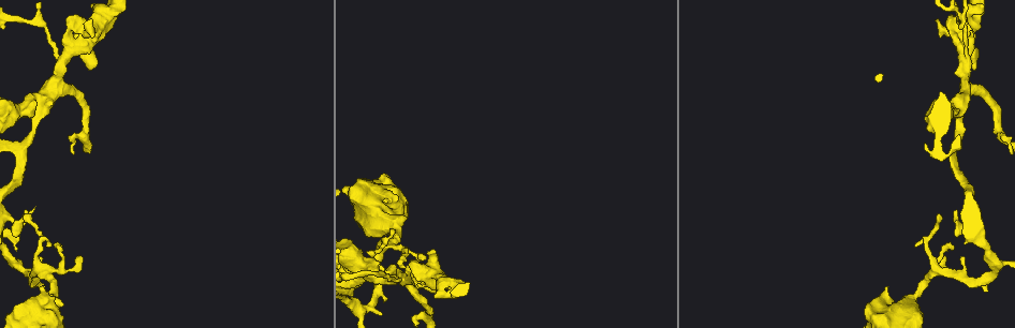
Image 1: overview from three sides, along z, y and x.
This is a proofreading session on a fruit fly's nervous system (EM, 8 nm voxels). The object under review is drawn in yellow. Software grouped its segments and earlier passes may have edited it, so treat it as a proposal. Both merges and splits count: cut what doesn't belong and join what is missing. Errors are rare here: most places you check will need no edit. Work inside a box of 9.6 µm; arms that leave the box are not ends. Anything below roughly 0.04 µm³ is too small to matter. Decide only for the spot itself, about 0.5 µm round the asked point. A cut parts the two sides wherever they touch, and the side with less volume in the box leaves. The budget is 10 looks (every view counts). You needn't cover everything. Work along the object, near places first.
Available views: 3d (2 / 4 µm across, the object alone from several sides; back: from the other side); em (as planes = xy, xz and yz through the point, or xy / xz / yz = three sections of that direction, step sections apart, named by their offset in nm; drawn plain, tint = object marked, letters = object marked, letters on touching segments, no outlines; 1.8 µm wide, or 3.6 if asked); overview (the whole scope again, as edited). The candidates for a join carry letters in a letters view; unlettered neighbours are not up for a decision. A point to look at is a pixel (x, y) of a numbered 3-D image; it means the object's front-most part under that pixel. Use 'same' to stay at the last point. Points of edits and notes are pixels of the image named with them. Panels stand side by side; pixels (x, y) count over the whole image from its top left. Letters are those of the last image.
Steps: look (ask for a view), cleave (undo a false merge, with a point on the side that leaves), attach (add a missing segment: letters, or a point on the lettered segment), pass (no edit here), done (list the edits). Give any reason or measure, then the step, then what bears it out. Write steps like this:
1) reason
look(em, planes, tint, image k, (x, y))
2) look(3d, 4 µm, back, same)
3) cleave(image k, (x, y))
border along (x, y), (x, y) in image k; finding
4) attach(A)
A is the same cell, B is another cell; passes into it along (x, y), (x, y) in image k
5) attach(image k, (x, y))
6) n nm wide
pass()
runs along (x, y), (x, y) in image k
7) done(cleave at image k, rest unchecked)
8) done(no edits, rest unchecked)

calibre changes
look(3d, 4 µm, image 1, (965, 62))

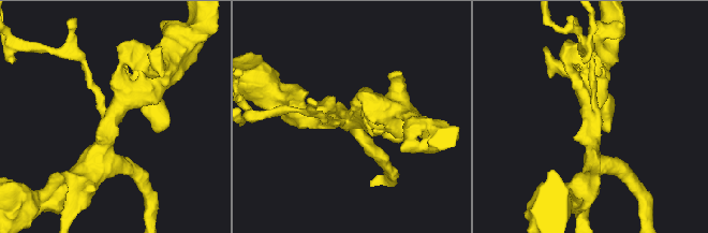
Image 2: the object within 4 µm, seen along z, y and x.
look(em, yz, step 4, letters, image 2, (350, 119))

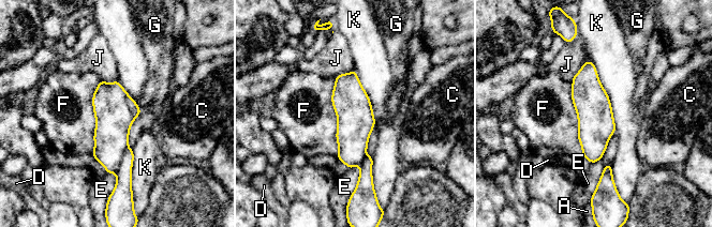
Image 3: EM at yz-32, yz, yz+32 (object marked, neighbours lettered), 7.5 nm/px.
look(em, planes, letters, same)

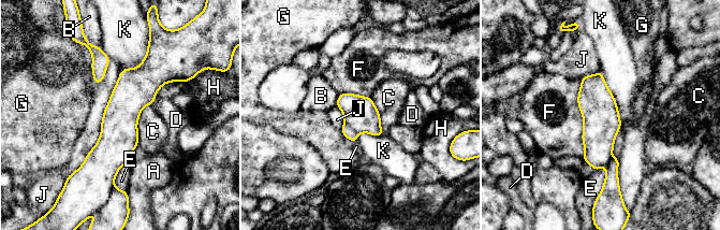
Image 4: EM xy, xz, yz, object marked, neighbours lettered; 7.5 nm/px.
3 arms
cleave(image 4, (360, 113))
A, B, C, D, E, F, G, H, J and K are other cells; two neurons meet here

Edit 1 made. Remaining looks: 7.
redraw
look(overview)

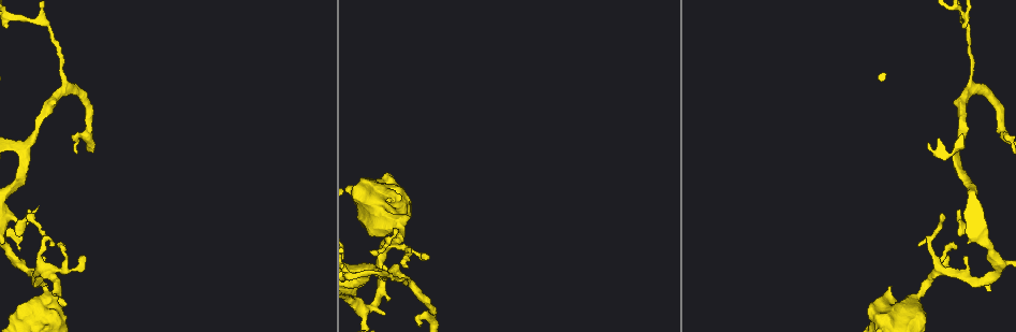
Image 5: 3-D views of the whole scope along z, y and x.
an open end
look(em, xy, step 16, tint, image 5, (426, 260))

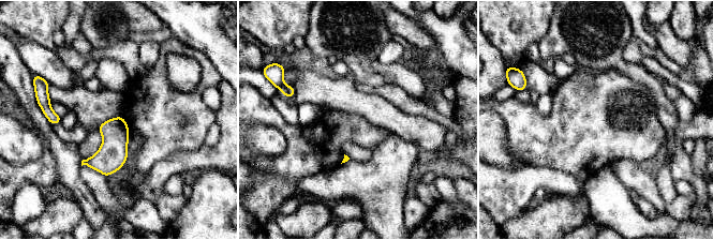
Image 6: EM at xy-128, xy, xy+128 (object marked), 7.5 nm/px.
look(em, planes, tint, same)

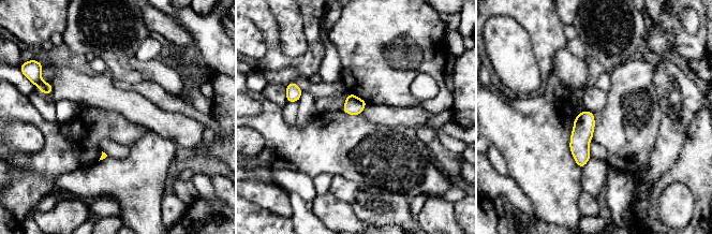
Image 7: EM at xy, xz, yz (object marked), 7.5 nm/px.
see the neighbours
look(em, planes, letters, same)

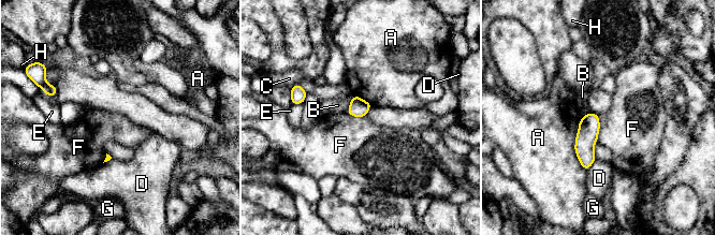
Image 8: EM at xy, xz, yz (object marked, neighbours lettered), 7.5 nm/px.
140 nm wide; A touches over 380 nm
pass()
A, B, C, D, E, F, G and H are other cells; none of them fits

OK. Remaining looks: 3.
free end
look(3d, 4 µm, image 5, (388, 201))

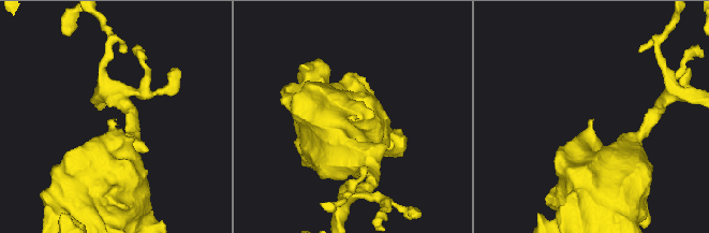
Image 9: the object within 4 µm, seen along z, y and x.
shape alone is not enough
look(em, xy, step 16, letters, image 9, (354, 120))

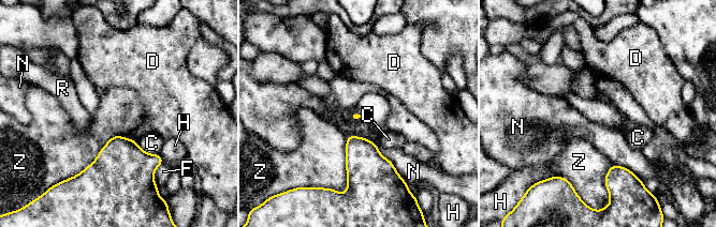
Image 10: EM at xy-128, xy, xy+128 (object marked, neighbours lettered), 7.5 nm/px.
another direction
look(em, planes, letters, same)

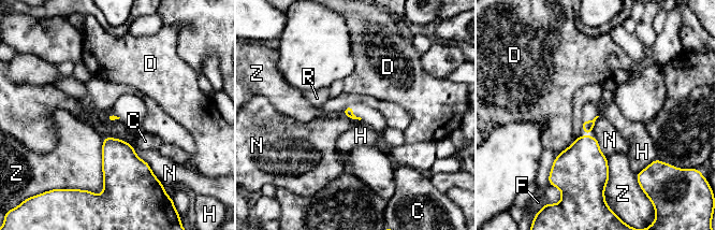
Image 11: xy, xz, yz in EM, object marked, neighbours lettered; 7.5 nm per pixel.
N touches over 500 nm
pass()
C, D, F, H, N, R and Z are other cells; border along (103, 138), (128, 142), (158, 178) in image 11; none of them fits

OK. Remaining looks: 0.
done(cleave at image 4, rest unchecked)

